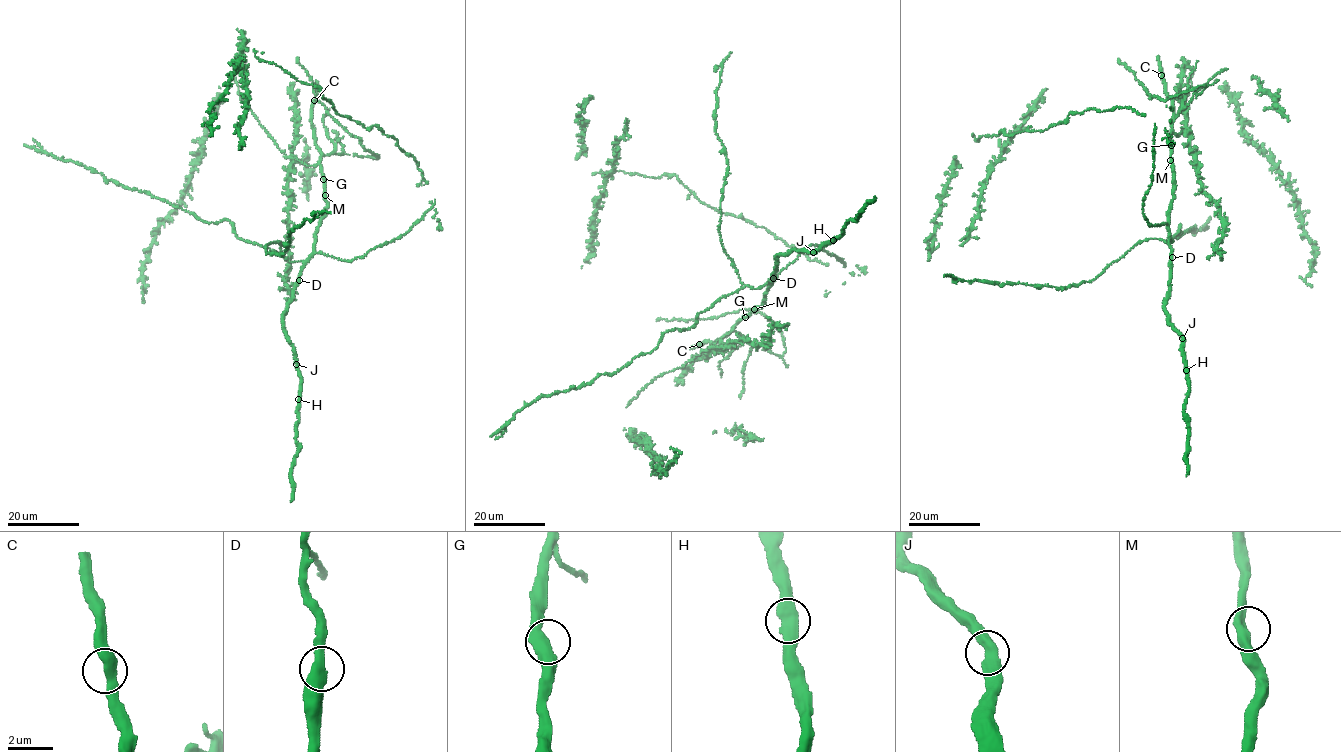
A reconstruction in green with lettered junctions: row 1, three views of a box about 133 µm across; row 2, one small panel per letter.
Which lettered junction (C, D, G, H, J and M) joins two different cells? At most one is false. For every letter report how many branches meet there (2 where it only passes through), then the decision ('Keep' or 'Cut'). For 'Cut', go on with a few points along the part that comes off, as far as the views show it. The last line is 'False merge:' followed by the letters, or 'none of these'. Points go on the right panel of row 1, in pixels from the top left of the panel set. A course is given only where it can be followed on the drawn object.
C: Branches: 2. Keep
D: Branches: 2. Keep
G: Branches: 2. Keep
H: Branches: 2. Keep
J: Branches: 2. Keep
M: Branches: 2. Keep
False merge: none of these

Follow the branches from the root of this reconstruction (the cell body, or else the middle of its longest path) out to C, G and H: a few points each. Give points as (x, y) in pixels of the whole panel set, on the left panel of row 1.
C: (340, 259), (314, 252), (316, 229), (326, 206), (320, 150), (316, 144), (311, 118), (314, 100)
G: (340, 259), (314, 252), (316, 229), (326, 206), (323, 179)
H: (340, 259), (318, 252), (309, 258), (284, 316), (283, 329), (301, 380), (299, 399)

